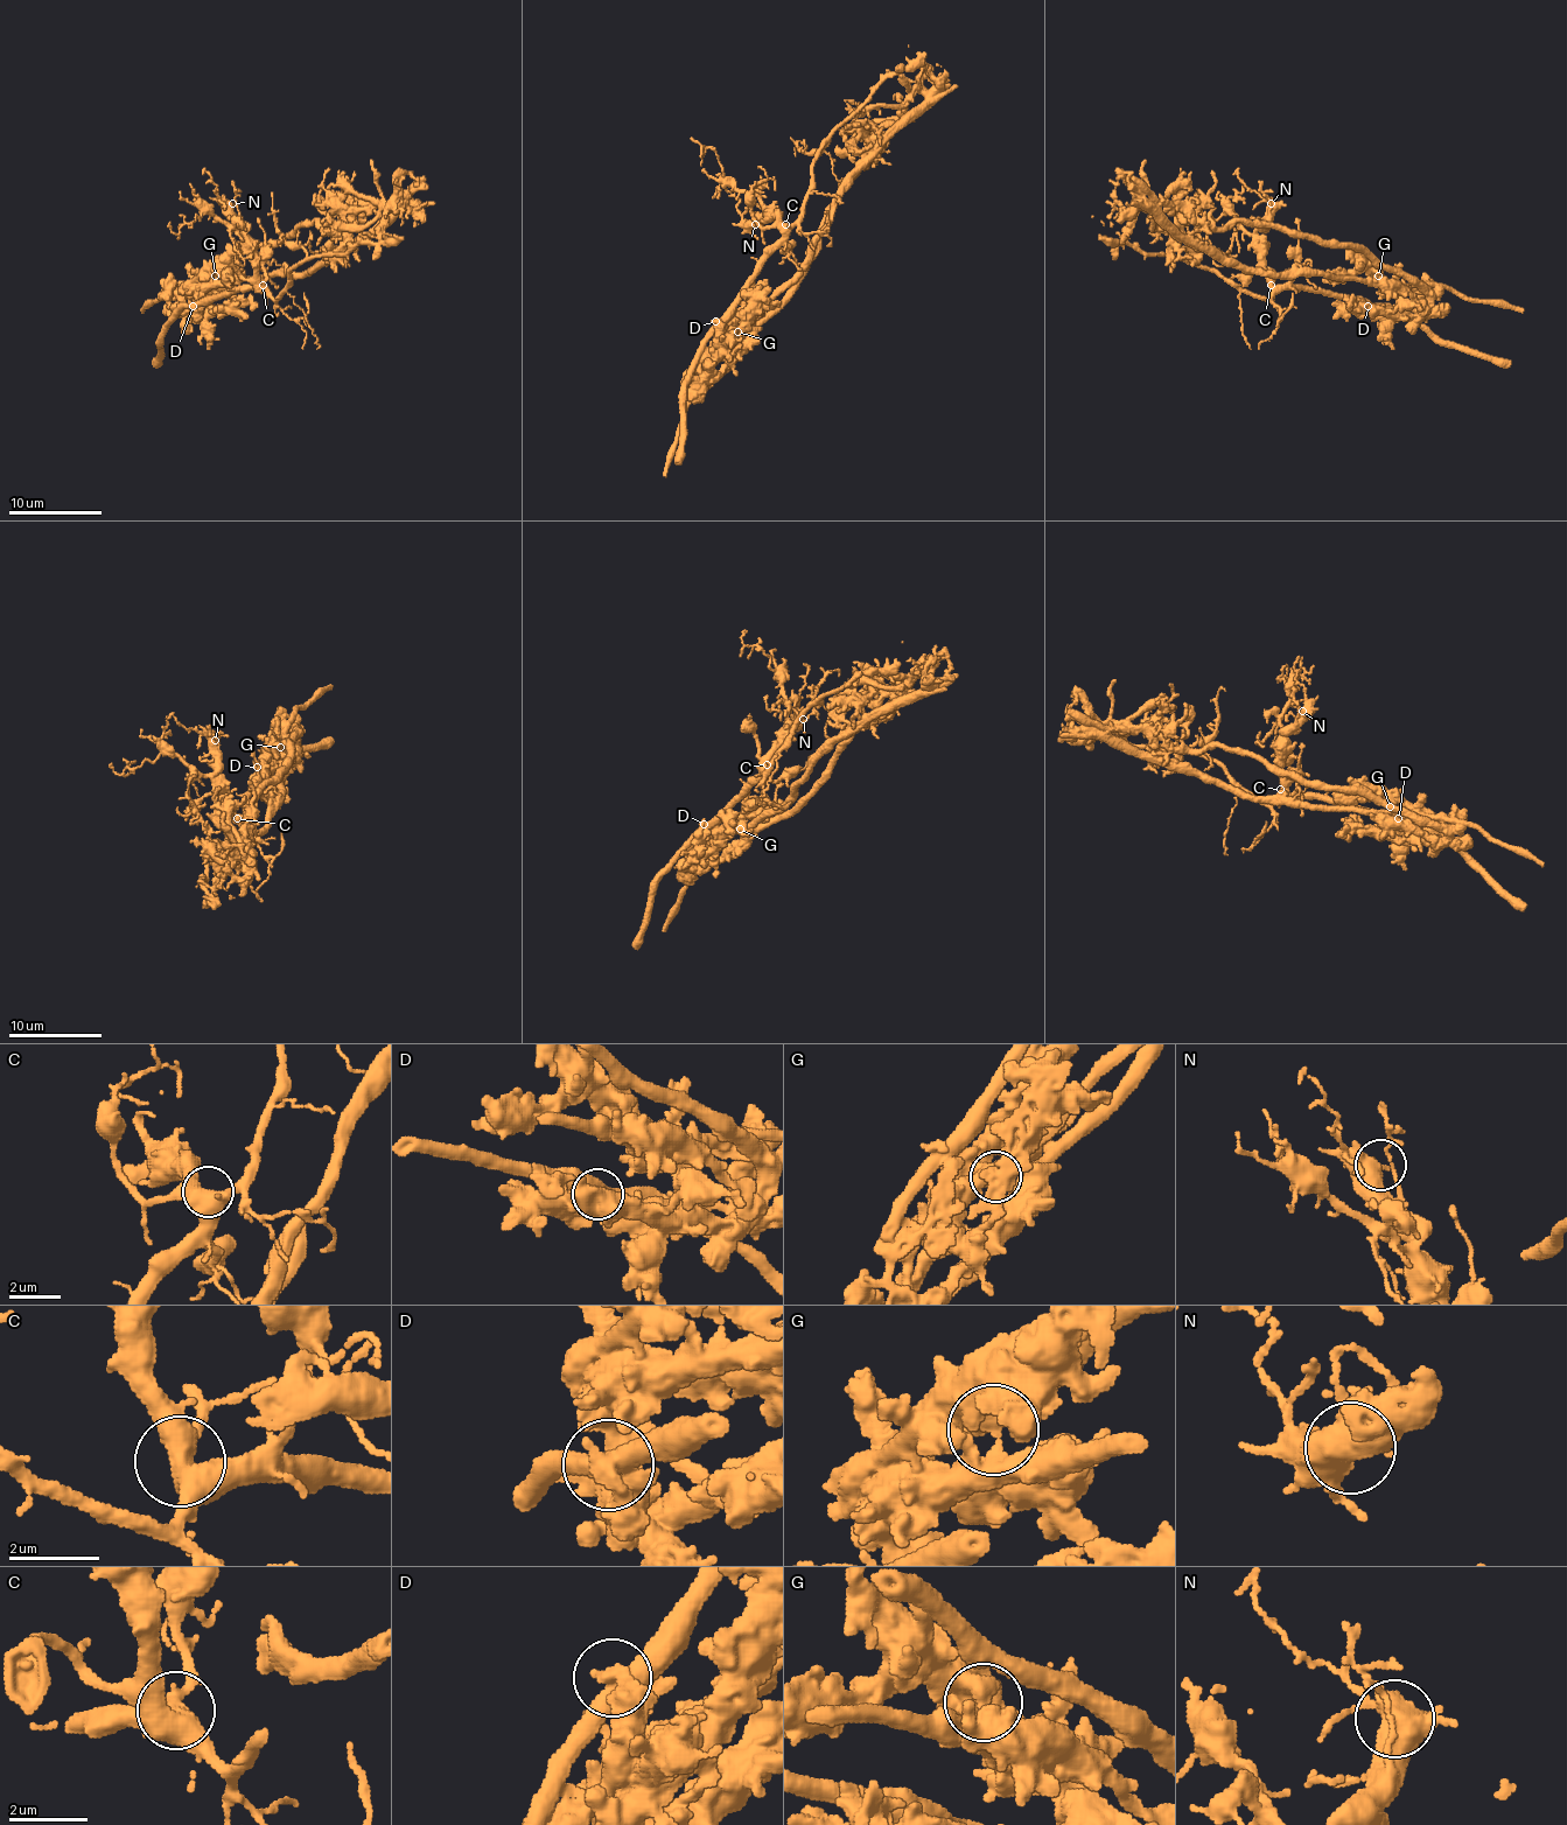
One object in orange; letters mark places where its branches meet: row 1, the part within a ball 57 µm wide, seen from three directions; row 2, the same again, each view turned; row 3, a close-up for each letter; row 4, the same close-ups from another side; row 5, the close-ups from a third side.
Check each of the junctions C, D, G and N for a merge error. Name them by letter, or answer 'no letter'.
D, G

